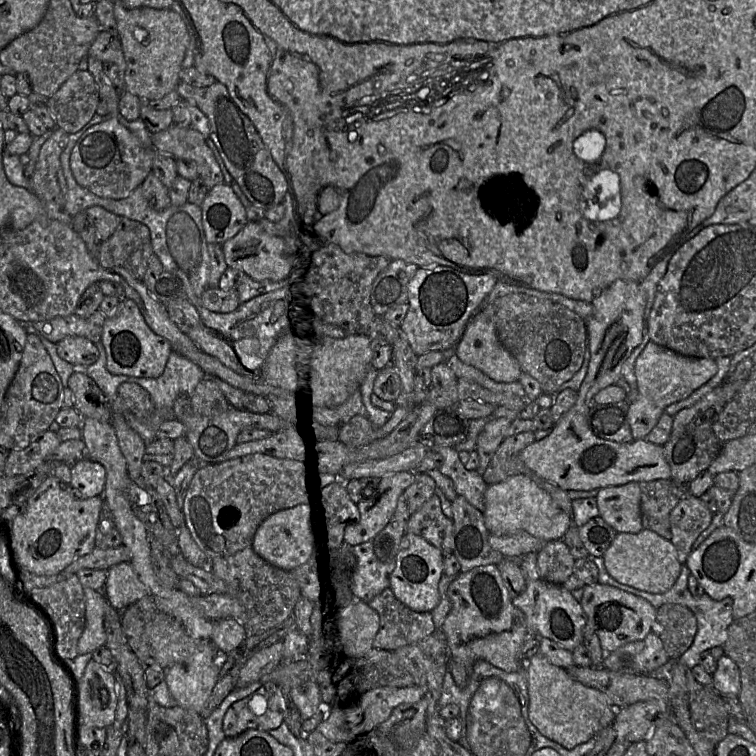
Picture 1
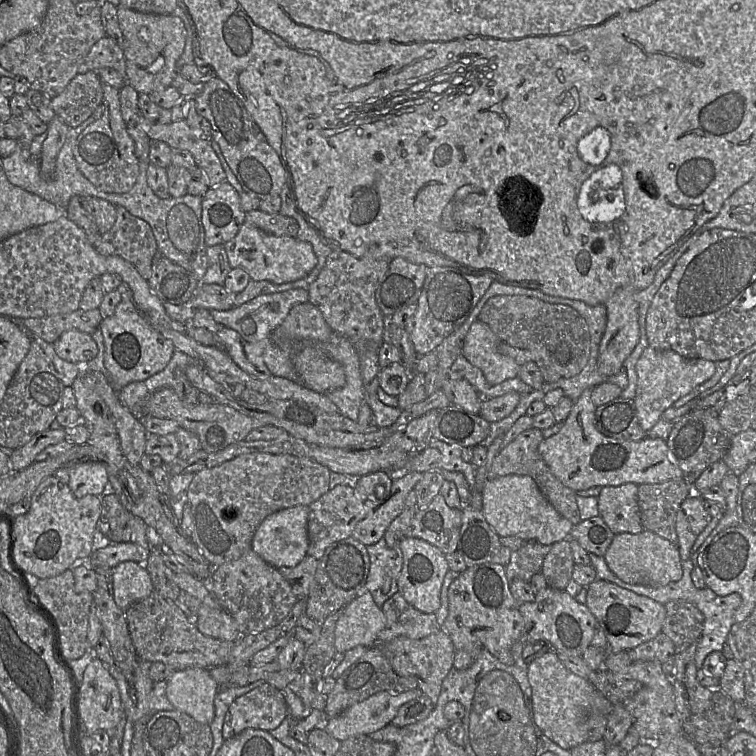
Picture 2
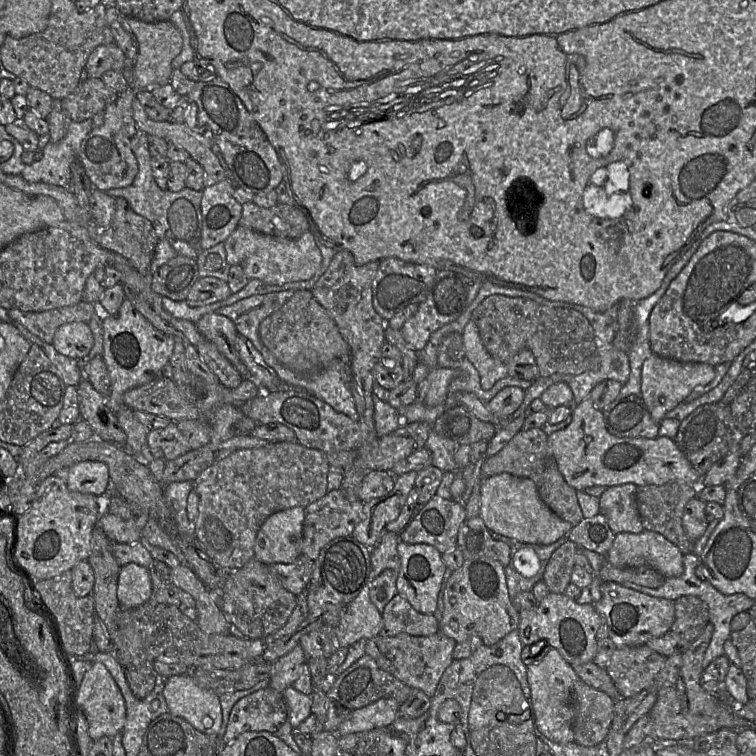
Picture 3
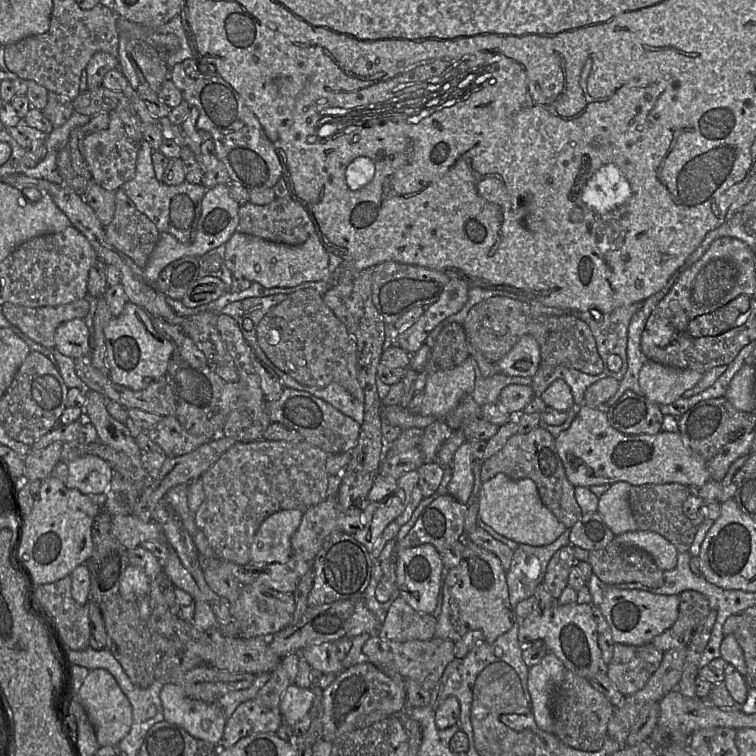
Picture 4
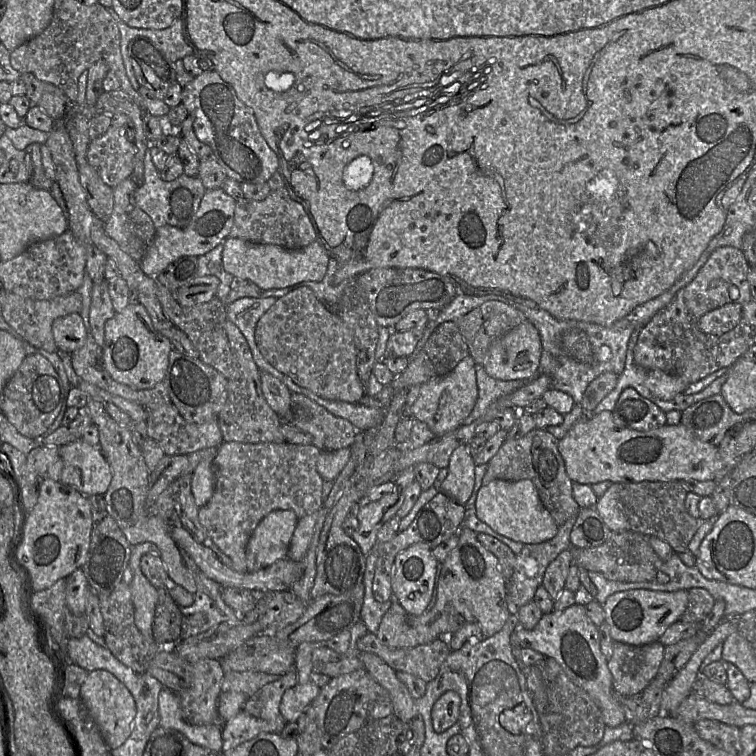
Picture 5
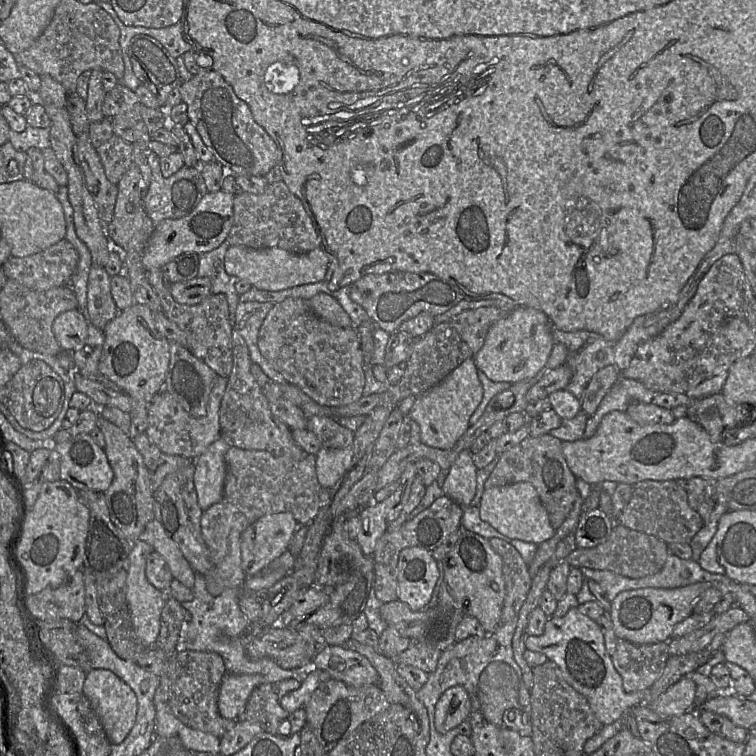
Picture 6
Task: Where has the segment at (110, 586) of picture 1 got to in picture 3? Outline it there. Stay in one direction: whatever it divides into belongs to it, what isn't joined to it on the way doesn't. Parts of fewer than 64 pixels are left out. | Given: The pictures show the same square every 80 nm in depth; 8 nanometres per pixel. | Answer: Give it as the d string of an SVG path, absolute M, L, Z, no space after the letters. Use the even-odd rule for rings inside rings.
M136 563L121 566L117 598L122 609L134 609L151 599L152 582L148 568Z

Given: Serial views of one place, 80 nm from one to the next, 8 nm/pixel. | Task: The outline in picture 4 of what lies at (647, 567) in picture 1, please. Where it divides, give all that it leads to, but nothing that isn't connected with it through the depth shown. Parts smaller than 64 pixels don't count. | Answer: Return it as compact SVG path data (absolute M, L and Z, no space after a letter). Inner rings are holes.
M640 530L625 532L616 535L615 540L622 545L635 546L644 550L663 571L672 570L677 564L676 547L656 532Z

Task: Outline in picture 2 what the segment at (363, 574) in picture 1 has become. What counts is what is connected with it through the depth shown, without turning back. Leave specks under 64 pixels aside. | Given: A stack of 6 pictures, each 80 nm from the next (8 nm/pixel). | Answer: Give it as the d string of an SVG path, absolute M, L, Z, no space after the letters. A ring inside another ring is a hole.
M384 538L366 546L366 549L370 568L365 589L381 608L385 601L398 592L397 579L403 564L402 552L399 546L388 547Z

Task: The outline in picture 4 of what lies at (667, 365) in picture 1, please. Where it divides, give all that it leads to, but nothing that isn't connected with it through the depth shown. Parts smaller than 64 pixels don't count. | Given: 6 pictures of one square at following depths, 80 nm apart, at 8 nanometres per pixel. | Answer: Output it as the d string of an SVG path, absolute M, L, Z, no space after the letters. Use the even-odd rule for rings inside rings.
M648 360L640 369L639 386L649 401L658 405L671 404L693 388L702 374L694 369L674 368Z

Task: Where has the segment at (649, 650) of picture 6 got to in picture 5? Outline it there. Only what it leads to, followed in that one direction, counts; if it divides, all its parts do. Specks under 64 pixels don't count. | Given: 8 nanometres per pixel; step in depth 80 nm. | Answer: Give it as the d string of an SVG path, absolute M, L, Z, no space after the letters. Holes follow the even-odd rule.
M659 641L645 645L630 645L615 642L608 668L613 678L613 689L628 697L638 697L656 677L664 657L665 646Z

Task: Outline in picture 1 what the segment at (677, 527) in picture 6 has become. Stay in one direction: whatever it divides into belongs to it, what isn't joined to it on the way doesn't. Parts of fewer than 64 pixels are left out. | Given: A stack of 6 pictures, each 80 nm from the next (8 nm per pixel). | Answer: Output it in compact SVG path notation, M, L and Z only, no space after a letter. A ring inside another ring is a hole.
M671 478L639 483L640 511L643 528L671 540L669 516L682 498L682 491Z

